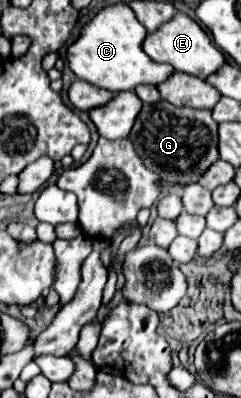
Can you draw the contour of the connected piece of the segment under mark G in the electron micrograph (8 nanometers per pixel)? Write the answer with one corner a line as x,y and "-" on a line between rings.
166,100
160,104
144,104
144,112
136,118
130,132
130,140
152,172
170,186
188,186
200,180
200,176
218,160
218,124
210,110
178,108

